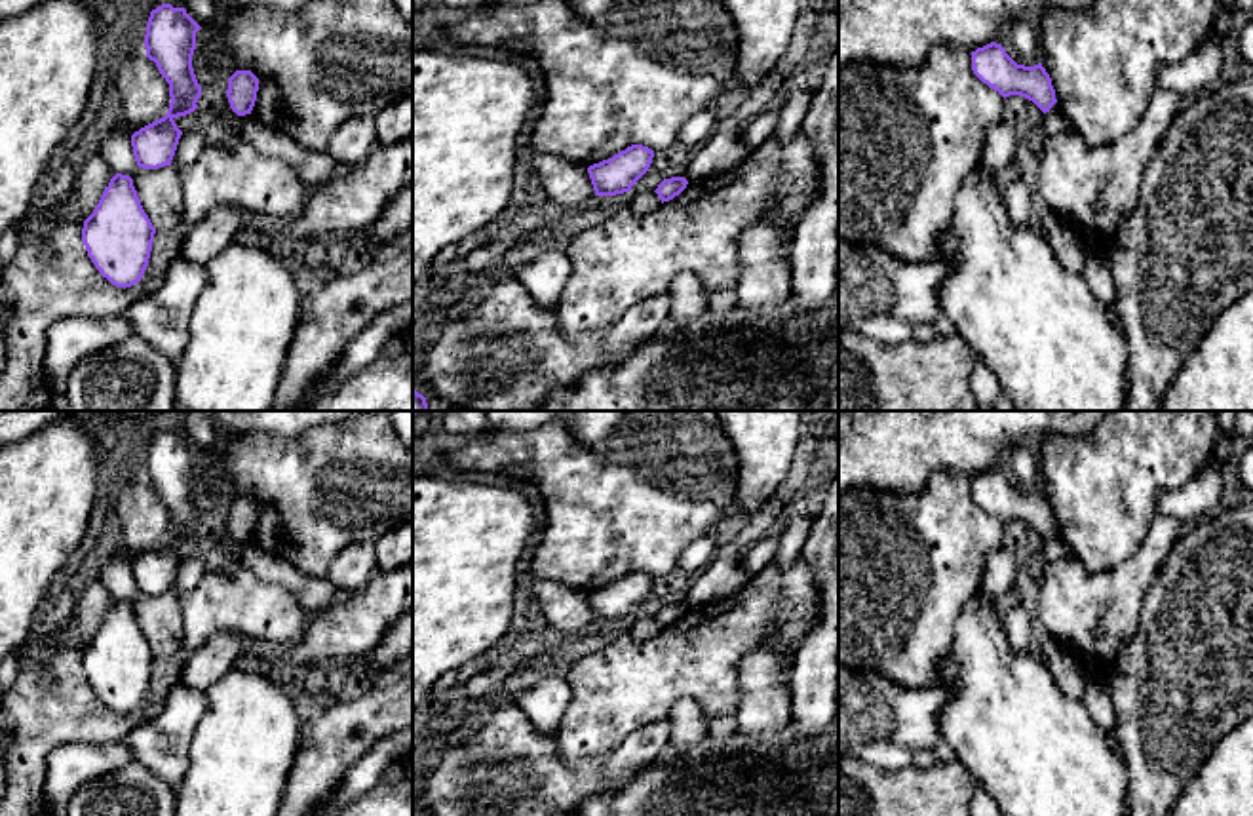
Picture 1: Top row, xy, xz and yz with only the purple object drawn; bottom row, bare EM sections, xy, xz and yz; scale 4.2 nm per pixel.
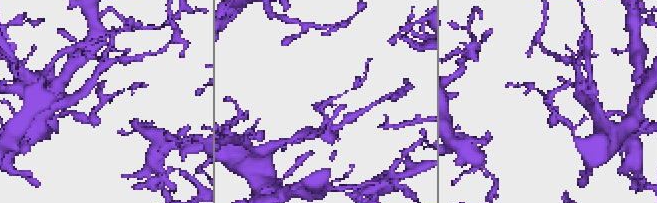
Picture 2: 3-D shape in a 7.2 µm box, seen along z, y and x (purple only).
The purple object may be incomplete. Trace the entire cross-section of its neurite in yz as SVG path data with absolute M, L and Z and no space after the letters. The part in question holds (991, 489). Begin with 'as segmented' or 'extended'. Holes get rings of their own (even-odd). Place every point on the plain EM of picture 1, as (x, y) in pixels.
as segmented | M996 468L972 477L972 496L1004 525L1021 521L1032 527L1044 540L1057 529L1051 504L1042 489L1034 493L1017 491Z

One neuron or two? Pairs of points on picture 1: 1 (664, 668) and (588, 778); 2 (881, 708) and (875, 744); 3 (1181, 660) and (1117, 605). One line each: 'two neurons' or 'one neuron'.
1: two neurons
2: one neuron
3: two neurons

